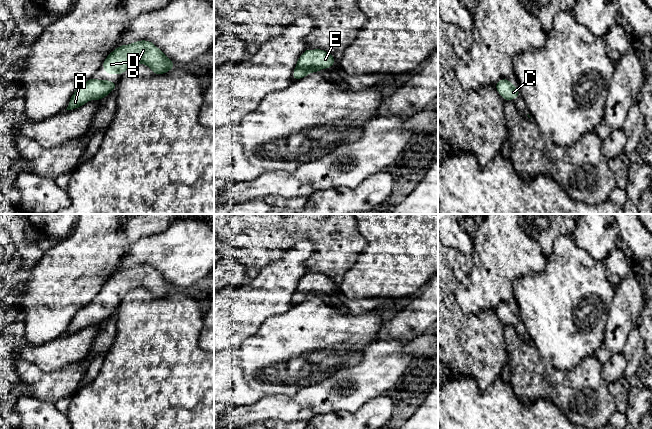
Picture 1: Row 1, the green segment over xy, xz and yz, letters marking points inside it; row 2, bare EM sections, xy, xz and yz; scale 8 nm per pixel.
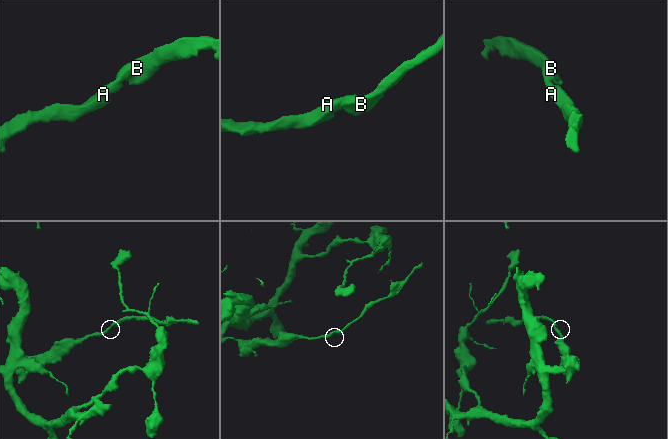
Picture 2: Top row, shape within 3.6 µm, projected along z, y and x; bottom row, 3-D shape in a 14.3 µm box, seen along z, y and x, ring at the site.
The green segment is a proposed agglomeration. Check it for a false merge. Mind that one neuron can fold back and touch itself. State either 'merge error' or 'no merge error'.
no merge error

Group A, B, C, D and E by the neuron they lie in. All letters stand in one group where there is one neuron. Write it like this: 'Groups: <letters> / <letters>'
Groups: A B C D E

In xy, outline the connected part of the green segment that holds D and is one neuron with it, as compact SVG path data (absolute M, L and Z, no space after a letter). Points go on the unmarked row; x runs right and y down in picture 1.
M146 264L117 271L106 281L102 290L107 298L123 298L139 287L147 289L154 298L165 298L175 291L153 266Z

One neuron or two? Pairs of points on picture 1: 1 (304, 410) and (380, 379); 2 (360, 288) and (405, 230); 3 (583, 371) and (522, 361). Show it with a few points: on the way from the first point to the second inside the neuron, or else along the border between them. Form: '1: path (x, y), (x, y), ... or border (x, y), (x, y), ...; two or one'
1: path (323, 397), (341, 391), (356, 390), (361, 385); one
2: path (374, 274), (389, 259), (389, 254), (399, 244); one
3: path (568, 377), (550, 377), (543, 372), (537, 372); one

